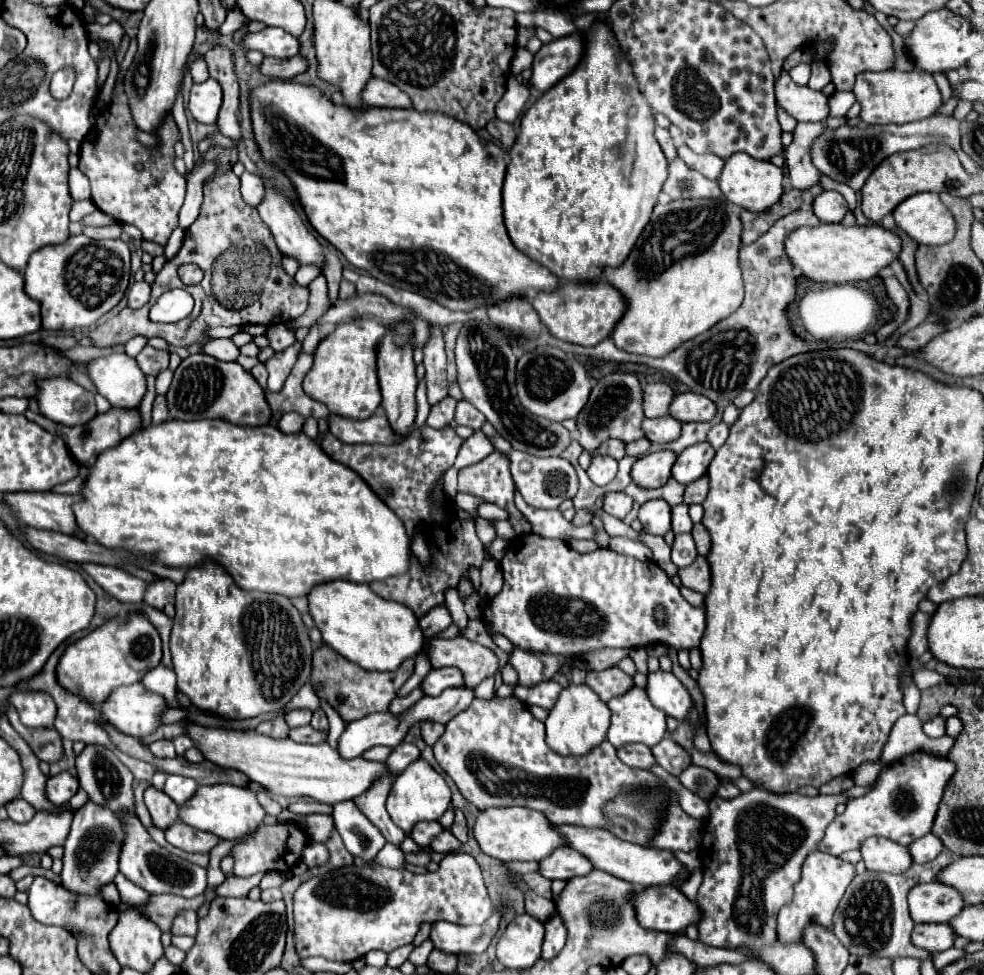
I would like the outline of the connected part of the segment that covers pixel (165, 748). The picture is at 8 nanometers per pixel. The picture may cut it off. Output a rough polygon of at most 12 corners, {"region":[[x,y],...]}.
{"region":[[157,740],[149,748],[155,756],[175,756],[171,740]]}

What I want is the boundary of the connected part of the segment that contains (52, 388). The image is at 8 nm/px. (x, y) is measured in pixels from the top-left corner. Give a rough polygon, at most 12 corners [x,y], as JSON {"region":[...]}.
{"region":[[67,376],[41,380],[43,416],[65,426],[97,414],[95,396]]}

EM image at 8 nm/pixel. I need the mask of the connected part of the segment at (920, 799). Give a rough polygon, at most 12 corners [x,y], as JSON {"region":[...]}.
{"region":[[917,750],[849,800],[819,842],[843,854],[931,832],[955,764]]}

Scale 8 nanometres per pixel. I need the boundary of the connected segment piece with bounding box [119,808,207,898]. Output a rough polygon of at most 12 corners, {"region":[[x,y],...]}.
{"region":[[133,808],[119,868],[149,894],[195,898],[207,870],[153,842]]}

